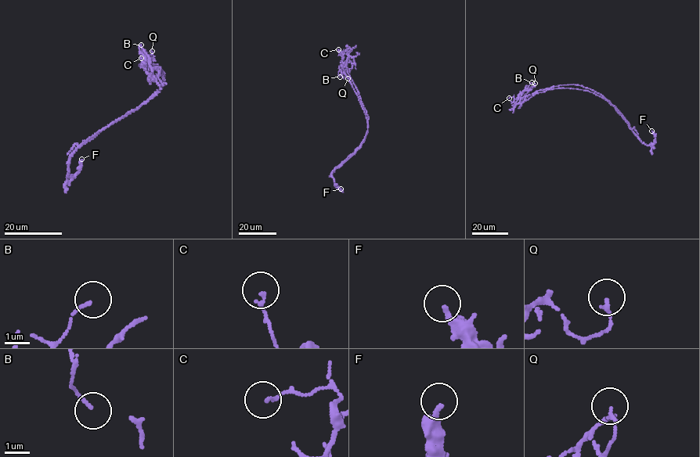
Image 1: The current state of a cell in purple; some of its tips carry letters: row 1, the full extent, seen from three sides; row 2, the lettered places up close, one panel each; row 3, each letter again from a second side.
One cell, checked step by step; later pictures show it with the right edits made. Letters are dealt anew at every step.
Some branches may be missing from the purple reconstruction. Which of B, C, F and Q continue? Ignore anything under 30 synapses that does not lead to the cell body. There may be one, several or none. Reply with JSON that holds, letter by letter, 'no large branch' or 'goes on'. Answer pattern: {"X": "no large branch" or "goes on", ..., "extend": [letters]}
{"B": "no large branch", "C": "no large branch", "F": "no large branch", "Q": "no large branch", "extend": []}

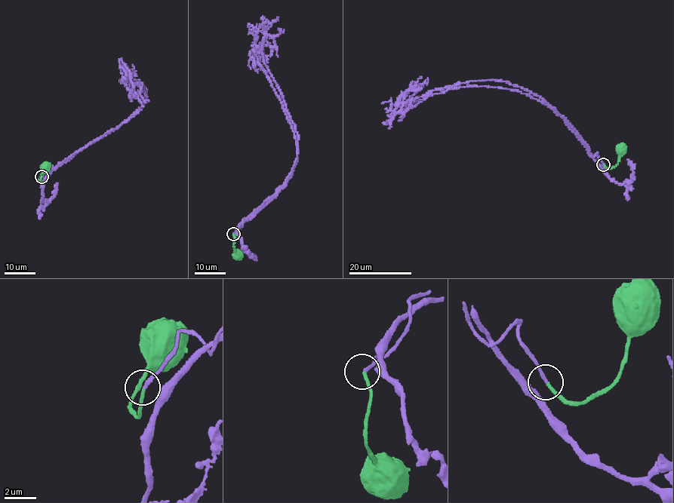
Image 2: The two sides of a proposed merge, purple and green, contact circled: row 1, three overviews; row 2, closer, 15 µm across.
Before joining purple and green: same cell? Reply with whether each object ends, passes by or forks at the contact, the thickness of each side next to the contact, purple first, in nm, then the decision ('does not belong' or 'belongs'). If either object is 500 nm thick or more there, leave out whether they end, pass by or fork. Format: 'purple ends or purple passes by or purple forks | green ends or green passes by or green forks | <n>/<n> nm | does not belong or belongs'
purple ends | green ends | 240/200 nm | belongs

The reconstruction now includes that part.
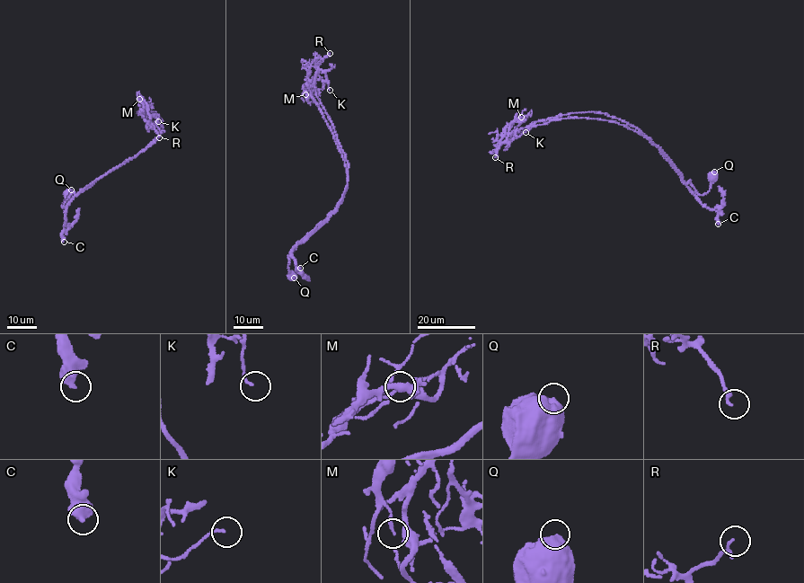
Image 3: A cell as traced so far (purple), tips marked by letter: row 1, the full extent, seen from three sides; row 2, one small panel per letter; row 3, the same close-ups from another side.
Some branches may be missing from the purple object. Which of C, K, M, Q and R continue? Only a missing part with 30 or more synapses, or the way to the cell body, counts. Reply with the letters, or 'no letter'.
no letter

